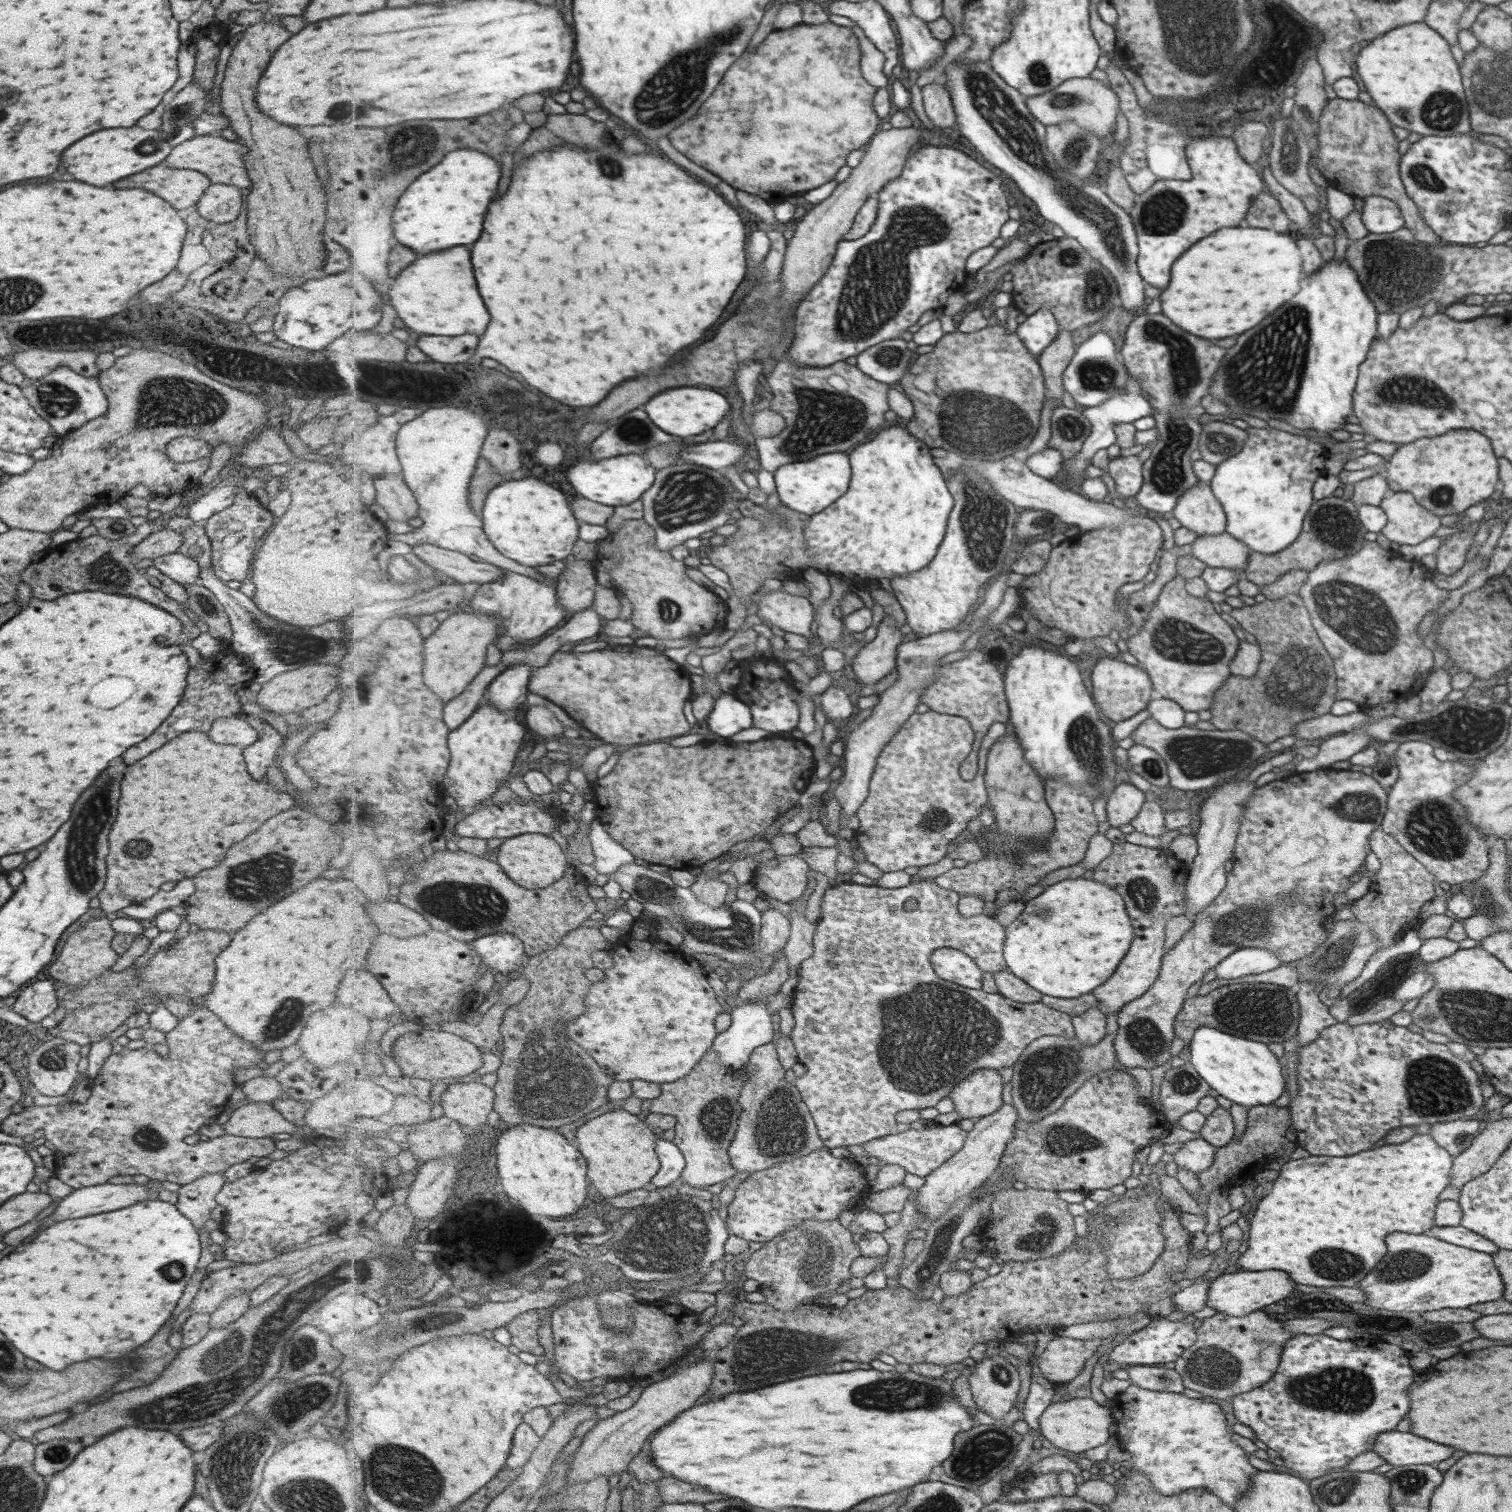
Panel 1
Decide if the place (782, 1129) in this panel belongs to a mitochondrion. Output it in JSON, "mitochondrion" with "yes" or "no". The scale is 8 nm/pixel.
{"mitochondrion":"yes"}

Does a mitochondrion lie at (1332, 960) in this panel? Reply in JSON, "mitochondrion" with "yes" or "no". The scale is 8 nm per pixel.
{"mitochondrion":"yes"}

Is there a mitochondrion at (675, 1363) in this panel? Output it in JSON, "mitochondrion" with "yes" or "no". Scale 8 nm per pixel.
{"mitochondrion":"no"}

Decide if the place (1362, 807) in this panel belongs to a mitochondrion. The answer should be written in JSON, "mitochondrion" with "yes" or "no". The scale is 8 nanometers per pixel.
{"mitochondrion":"yes"}

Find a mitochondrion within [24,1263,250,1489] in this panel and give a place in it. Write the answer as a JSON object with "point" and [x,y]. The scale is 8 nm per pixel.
{"point":[58,1453]}

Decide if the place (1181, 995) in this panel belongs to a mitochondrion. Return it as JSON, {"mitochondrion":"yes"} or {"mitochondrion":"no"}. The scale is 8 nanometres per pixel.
{"mitochondrion":"no"}

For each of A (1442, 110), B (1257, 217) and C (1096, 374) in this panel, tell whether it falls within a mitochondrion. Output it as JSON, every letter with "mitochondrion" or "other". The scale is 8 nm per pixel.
{"A":"mitochondrion","B":"other","C":"mitochondrion"}

